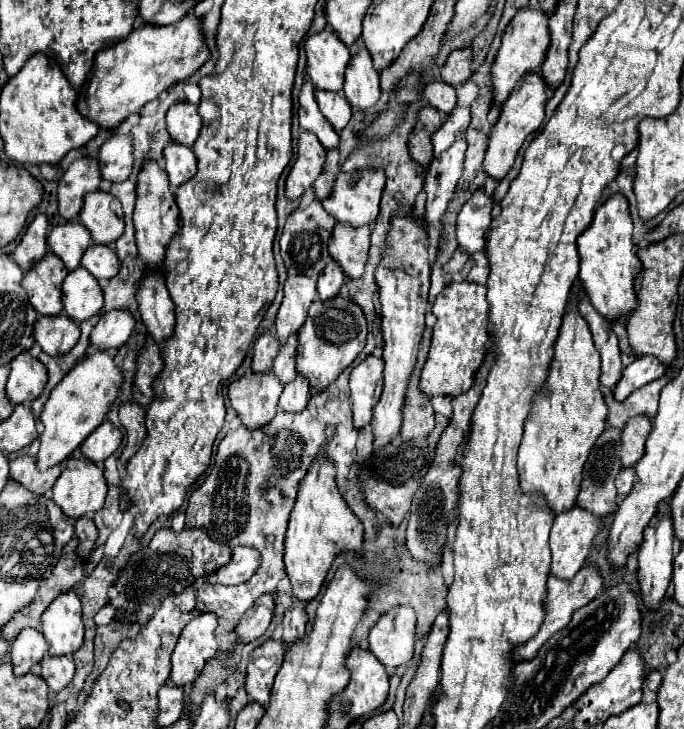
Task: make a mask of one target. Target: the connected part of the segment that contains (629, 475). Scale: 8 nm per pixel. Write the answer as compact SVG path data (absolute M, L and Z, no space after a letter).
M625 467L625 469L621 469L619 475L617 475L617 479L615 479L617 493L619 493L621 497L625 497L625 495L631 491L633 481L635 481L635 471L633 471L633 467Z

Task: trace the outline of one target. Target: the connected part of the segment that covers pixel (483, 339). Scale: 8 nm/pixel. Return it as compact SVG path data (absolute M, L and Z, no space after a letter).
M461 281L451 283L445 287L445 291L435 299L433 303L433 315L437 317L437 323L433 327L431 347L427 361L421 369L421 393L427 397L447 395L457 397L465 393L475 379L475 373L479 365L483 363L485 349L489 343L489 331L487 331L487 287Z

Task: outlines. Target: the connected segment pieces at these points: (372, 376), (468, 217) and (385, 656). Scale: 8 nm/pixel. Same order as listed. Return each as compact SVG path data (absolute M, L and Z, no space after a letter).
M379 351L369 355L351 371L351 403L353 403L353 425L363 429L371 423L373 407L377 405L383 389L383 359Z
M479 189L457 215L457 243L469 255L485 249L485 233L493 219L491 211L493 199L485 195L483 189Z
M393 607L369 631L369 651L385 665L399 667L413 659L415 613L411 607Z

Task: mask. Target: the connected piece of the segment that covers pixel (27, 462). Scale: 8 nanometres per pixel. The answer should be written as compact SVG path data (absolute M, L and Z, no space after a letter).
M19 455L9 465L9 477L13 481L17 481L19 485L23 485L25 489L29 489L31 493L37 493L37 495L45 495L55 485L59 473L61 473L59 465L51 467L47 471L39 471L35 467L35 459L27 457L27 455Z

